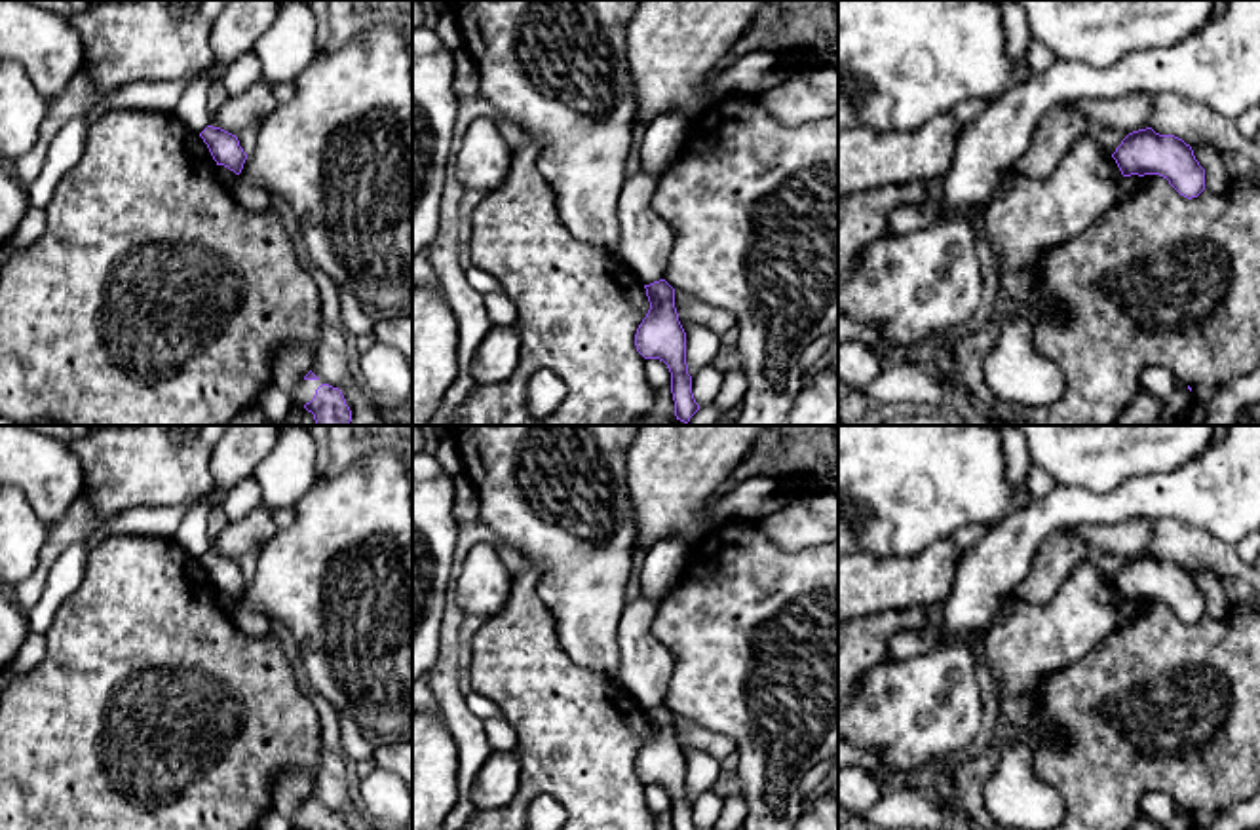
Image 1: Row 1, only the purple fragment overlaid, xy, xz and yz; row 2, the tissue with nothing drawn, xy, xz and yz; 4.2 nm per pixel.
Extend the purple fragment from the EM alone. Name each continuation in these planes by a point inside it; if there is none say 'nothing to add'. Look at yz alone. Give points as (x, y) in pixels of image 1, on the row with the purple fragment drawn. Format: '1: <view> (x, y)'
nothing to add

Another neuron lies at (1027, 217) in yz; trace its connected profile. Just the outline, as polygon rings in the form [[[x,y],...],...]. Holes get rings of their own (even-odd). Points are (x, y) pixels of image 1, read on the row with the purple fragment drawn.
[[[1091,135],[1078,137],[1045,179],[1009,171],[983,220],[996,255],[1000,292],[1059,319],[1062,306],[1038,287],[1041,258],[1095,224],[1116,205],[1117,192],[1112,154]]]

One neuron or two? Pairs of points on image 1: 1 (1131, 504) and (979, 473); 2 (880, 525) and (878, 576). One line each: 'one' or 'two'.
1: two
2: two

